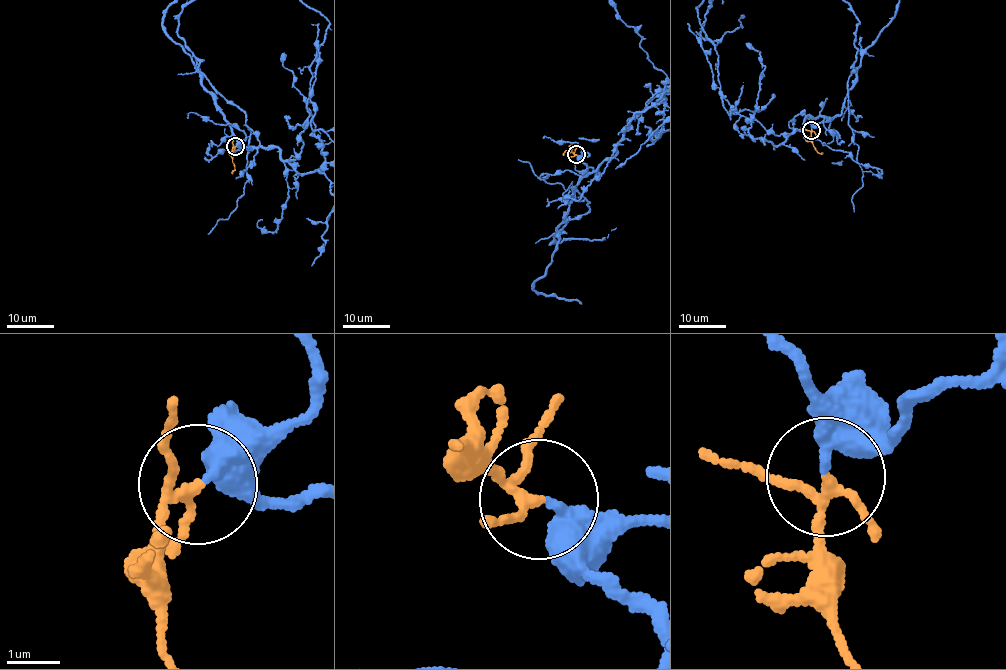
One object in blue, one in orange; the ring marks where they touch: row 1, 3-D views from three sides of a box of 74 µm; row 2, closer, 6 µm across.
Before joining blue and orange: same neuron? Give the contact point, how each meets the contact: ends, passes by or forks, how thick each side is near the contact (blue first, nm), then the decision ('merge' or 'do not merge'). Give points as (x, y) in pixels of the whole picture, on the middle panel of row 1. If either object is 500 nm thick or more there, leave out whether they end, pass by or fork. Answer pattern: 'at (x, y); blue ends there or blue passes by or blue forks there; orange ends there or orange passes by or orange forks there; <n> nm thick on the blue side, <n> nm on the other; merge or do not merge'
at (576, 154); blue ends there; orange forks there; 400 nm thick on the blue side, 150 nm on the other; merge

